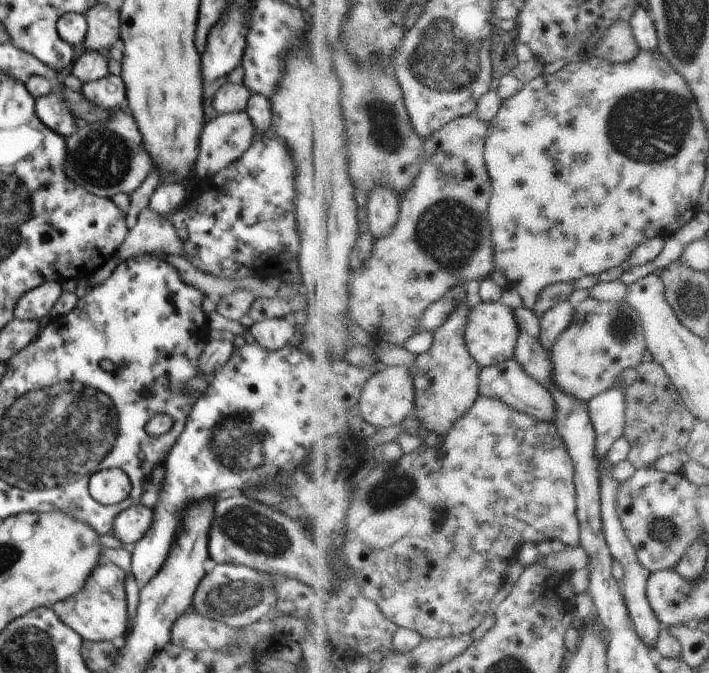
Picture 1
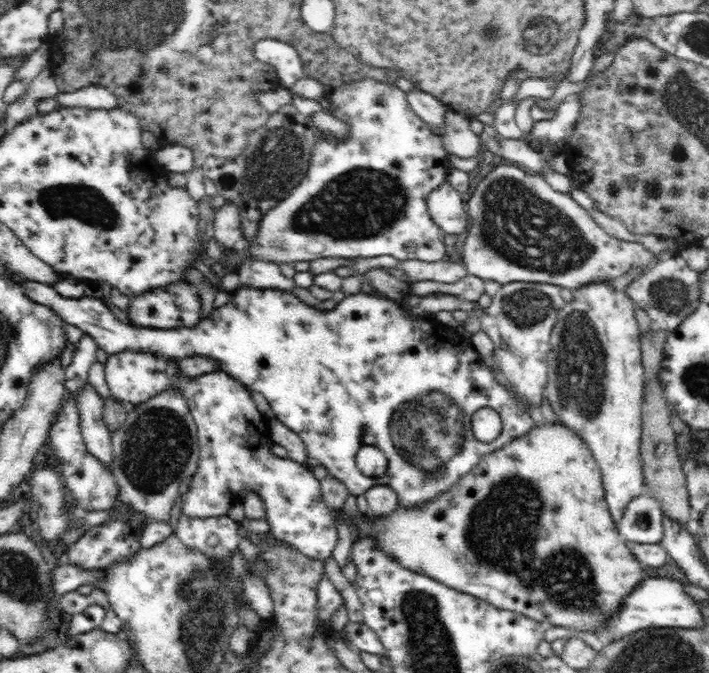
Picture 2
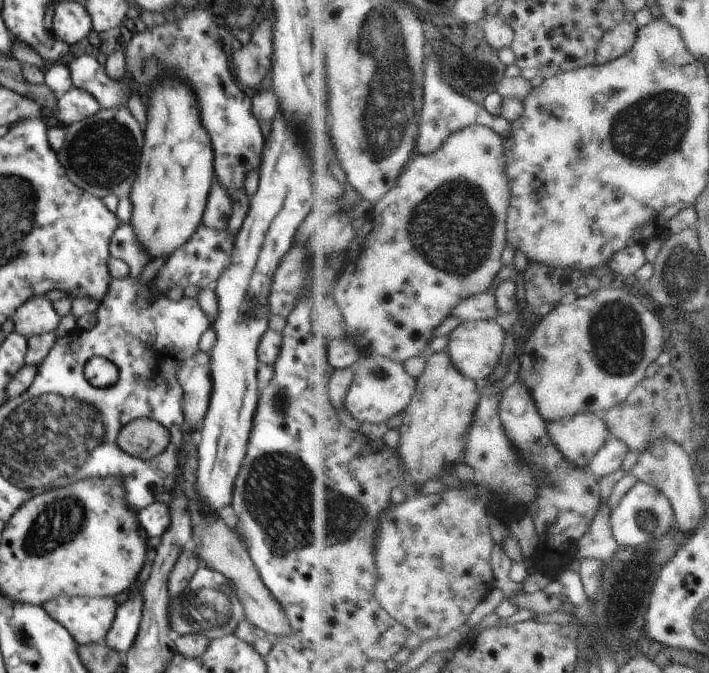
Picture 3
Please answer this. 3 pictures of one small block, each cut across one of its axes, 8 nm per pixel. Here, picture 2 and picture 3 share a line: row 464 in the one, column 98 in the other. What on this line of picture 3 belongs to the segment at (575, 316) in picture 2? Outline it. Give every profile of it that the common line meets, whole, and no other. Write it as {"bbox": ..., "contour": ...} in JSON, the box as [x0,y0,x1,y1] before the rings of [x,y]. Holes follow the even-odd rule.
{"bbox":[43,595,117,645],"contour":[[[62,595],[43,604],[44,610],[69,630],[80,645],[102,643],[115,619],[117,603],[112,597],[88,598]]]}

